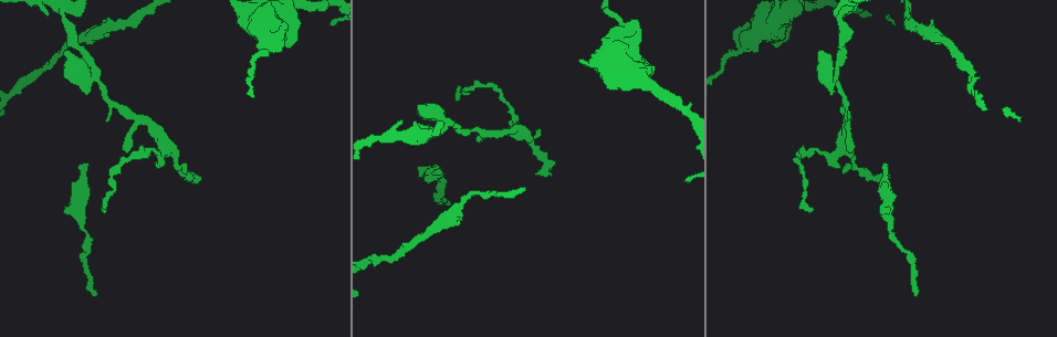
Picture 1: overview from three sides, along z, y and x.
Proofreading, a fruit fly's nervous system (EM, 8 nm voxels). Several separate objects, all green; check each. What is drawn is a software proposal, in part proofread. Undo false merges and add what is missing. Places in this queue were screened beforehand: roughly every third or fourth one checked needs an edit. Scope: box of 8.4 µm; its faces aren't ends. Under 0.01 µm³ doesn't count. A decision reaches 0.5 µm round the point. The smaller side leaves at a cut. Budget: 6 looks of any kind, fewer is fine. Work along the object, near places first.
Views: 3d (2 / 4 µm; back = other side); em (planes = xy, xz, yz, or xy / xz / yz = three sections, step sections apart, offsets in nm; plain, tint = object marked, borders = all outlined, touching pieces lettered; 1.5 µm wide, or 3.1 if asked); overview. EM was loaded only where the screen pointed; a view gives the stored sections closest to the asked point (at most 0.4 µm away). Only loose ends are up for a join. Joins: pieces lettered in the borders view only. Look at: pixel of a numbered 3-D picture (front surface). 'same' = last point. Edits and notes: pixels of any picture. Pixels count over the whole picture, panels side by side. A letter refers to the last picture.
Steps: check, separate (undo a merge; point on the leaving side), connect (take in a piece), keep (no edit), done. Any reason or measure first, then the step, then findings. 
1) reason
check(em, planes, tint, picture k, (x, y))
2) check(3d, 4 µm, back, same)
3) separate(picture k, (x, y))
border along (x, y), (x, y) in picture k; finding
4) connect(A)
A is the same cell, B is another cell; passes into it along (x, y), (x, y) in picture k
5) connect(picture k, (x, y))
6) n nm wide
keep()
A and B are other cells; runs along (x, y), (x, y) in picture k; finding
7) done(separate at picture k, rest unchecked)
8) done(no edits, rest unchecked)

check(em, planes, plain, picture 1, (101, 210))

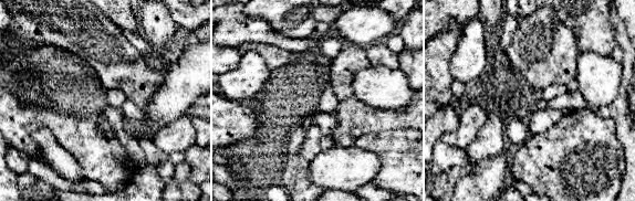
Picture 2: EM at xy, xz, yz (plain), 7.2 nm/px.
what lies round it
check(em, planes, borders, same)

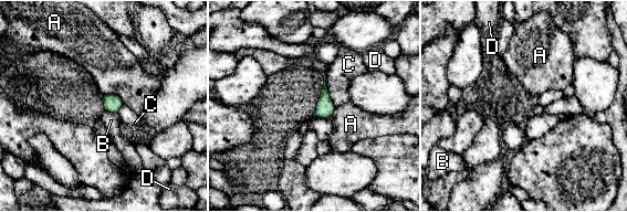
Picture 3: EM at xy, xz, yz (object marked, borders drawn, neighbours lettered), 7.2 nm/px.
C touches over 260 nm
keep()
A, B, C and D are other cells; border along (105, 109), (117, 113) in picture 3; none of them fits

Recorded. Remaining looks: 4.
free end
check(3d, 4 µm, picture 1, (449, 204))

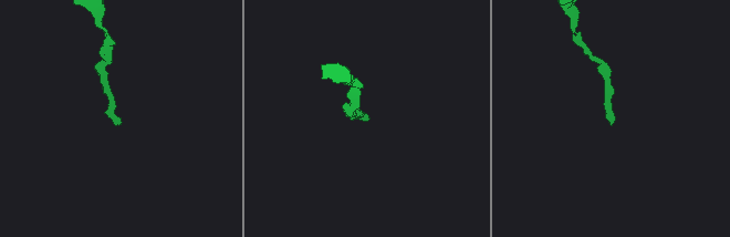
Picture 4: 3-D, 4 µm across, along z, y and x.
now the EM
check(em, yz, step 8, borders, picture 4, (119, 122))

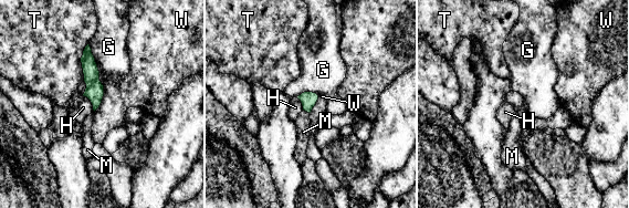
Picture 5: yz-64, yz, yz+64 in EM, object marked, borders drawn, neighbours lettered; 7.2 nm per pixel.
G touches over 320 nm
connect(M)
M is the same cell, G, H, T and W are other cells; passes into it along (308, 100), (306, 111), (302, 122) in picture 5; the neuron continues

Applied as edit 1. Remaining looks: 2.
check(overview)

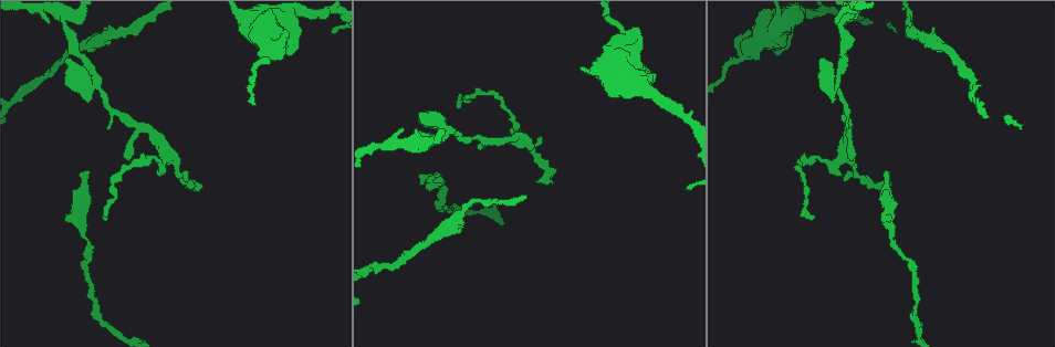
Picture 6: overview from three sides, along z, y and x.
an open end
check(em, planes, borders, picture 6, (443, 180))

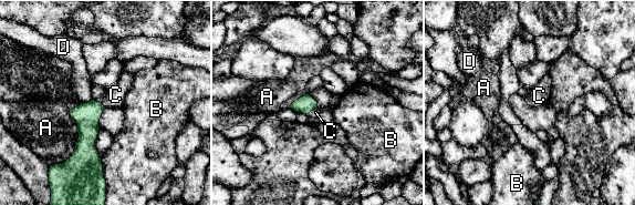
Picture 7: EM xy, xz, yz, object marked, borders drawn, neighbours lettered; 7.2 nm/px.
connect(C)
C is the same cell, A, B and D are other cells; it goes on there

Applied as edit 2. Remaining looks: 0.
done(connect at picture 5, connect at picture 7, rest unchecked)

